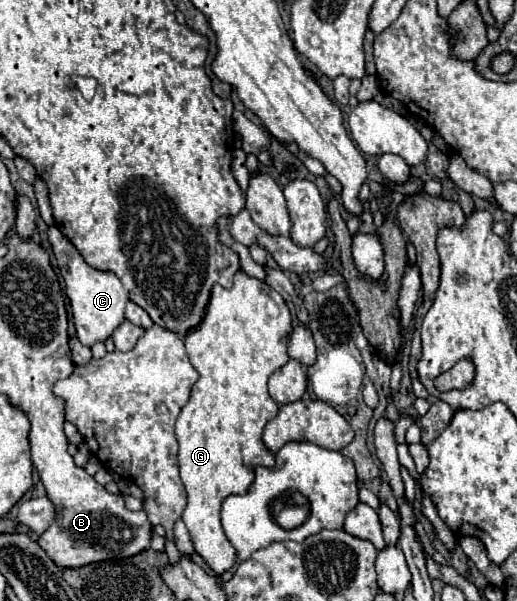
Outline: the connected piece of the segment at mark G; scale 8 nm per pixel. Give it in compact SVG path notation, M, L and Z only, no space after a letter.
M238 271L230 291L220 285L212 289L204 321L184 339L190 363L200 373L200 379L194 383L190 401L182 407L176 419L176 439L180 445L178 465L188 493L188 505L182 513L182 521L190 531L196 553L216 575L222 575L236 563L236 549L230 545L220 525L222 499L226 499L226 495L242 495L242 491L254 483L254 467L274 467L274 455L262 443L262 431L266 423L276 417L280 407L268 395L266 383L268 377L290 359L286 353L286 343L292 331L292 315L284 299L272 293L272 287L268 287L264 281L252 279L244 271Z

